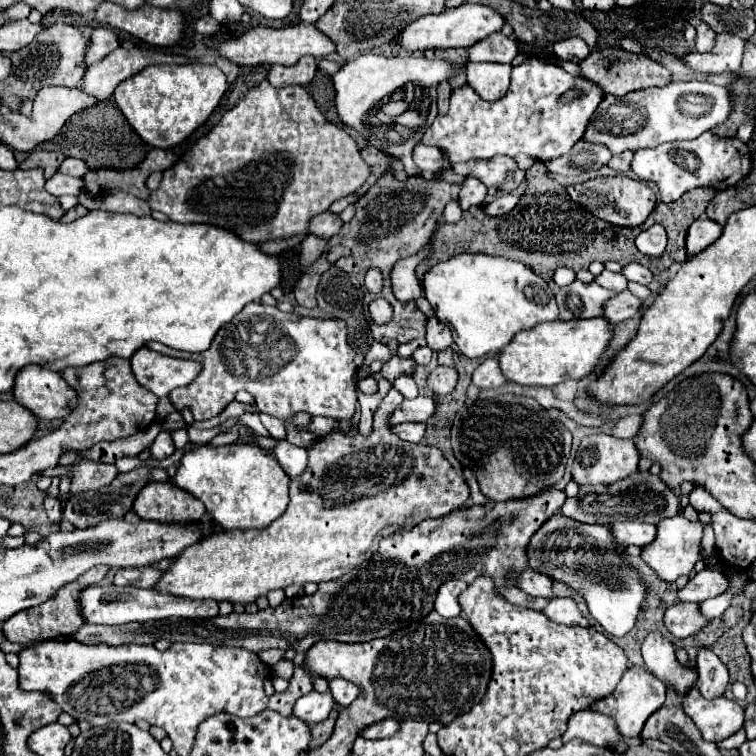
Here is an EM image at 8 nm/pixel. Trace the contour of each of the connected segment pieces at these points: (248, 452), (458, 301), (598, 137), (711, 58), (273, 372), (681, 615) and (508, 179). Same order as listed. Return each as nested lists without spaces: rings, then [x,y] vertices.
[[[236,441],[220,447],[202,445],[186,451],[174,483],[196,495],[222,529],[264,529],[288,507],[290,477],[270,451],[252,441]]]
[[[456,255],[444,263],[438,263],[424,275],[424,295],[434,307],[436,317],[452,329],[454,343],[458,345],[460,353],[464,353],[470,359],[502,351],[518,331],[532,329],[538,323],[558,319],[554,293],[542,277],[538,277],[534,271],[530,271],[530,267],[518,261],[492,255]]]
[[[690,81],[690,83],[668,83],[666,87],[650,87],[632,91],[624,97],[606,95],[586,129],[584,139],[590,143],[602,143],[612,153],[626,149],[658,147],[666,141],[696,139],[706,131],[726,123],[732,113],[732,93],[724,85]]]
[[[718,35],[716,47],[710,53],[688,53],[686,57],[678,57],[689,69],[704,71],[704,73],[736,73],[740,69],[740,61],[744,55],[744,39],[734,35]]]
[[[248,303],[236,319],[232,319],[226,327],[218,331],[210,349],[202,353],[184,353],[174,351],[162,343],[148,341],[146,343],[152,351],[158,351],[168,357],[192,359],[202,363],[202,373],[186,387],[174,389],[168,397],[176,405],[176,409],[190,407],[196,421],[206,421],[220,415],[228,403],[234,401],[236,391],[246,389],[258,403],[262,413],[274,415],[278,419],[288,419],[298,411],[306,411],[314,417],[332,417],[336,419],[334,431],[348,435],[352,431],[352,417],[356,413],[358,403],[358,389],[356,389],[356,371],[354,365],[354,349],[348,345],[346,339],[346,323],[340,319],[316,319],[316,317],[300,317],[296,313],[282,313],[278,307],[266,307],[262,303]]]
[[[678,601],[666,609],[664,623],[674,637],[686,639],[686,637],[702,631],[710,623],[710,619],[702,615],[698,603],[680,603]]]
[[[496,155],[494,159],[474,159],[466,163],[452,165],[454,173],[464,177],[476,177],[480,179],[488,189],[496,189],[502,193],[512,193],[522,181],[524,171],[518,169],[512,157]]]

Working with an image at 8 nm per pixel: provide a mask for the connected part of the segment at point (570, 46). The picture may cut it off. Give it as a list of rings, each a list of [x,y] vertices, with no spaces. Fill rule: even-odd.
[[[564,39],[564,41],[558,41],[554,45],[554,53],[558,59],[578,63],[590,53],[590,47],[582,39]]]

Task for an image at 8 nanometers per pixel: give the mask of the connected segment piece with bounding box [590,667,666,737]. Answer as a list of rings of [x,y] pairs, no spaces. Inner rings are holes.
[[[630,667],[624,671],[618,687],[604,699],[598,699],[596,703],[592,703],[590,711],[598,711],[602,715],[612,717],[624,737],[638,737],[644,721],[656,709],[660,709],[664,705],[664,701],[666,701],[666,683],[662,683],[658,677],[654,677],[654,673],[648,671],[646,667]]]

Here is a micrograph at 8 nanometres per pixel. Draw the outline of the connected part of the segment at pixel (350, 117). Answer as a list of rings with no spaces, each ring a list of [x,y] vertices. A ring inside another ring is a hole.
[[[374,53],[360,55],[354,61],[348,61],[334,77],[334,89],[336,89],[336,109],[348,127],[354,129],[364,129],[364,125],[358,125],[358,117],[368,117],[370,113],[370,103],[374,93],[386,93],[386,87],[404,87],[406,83],[422,85],[430,93],[436,91],[436,87],[442,81],[450,81],[450,77],[456,75],[458,65],[450,63],[446,59],[426,59],[426,57],[380,57]]]

